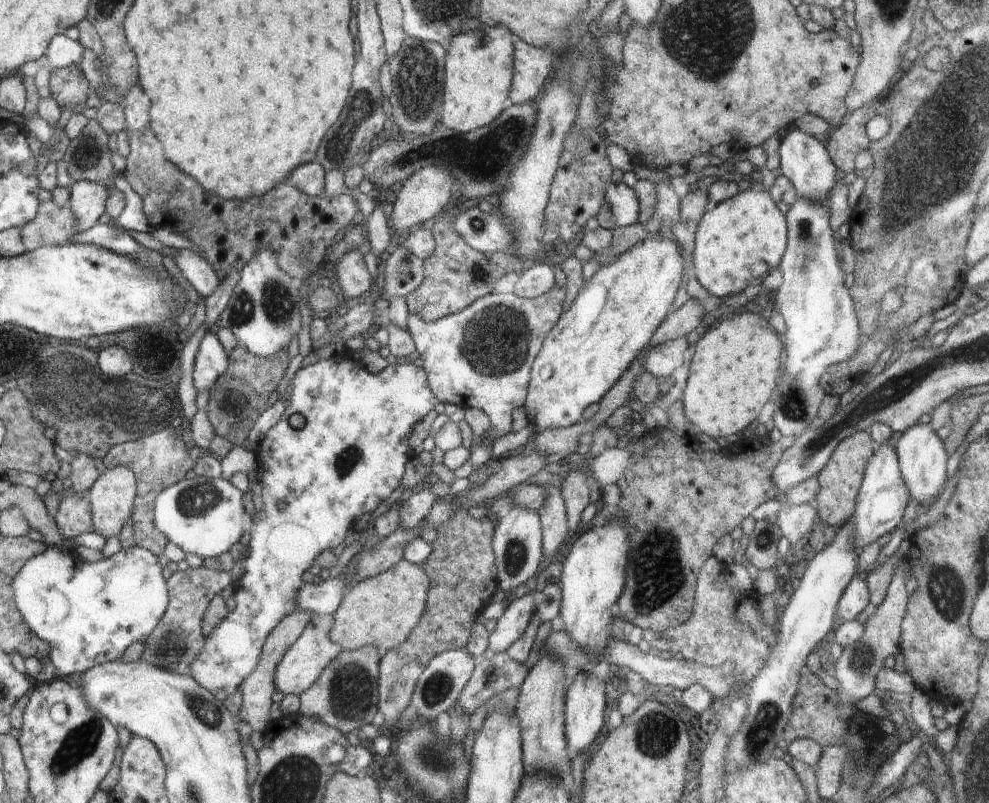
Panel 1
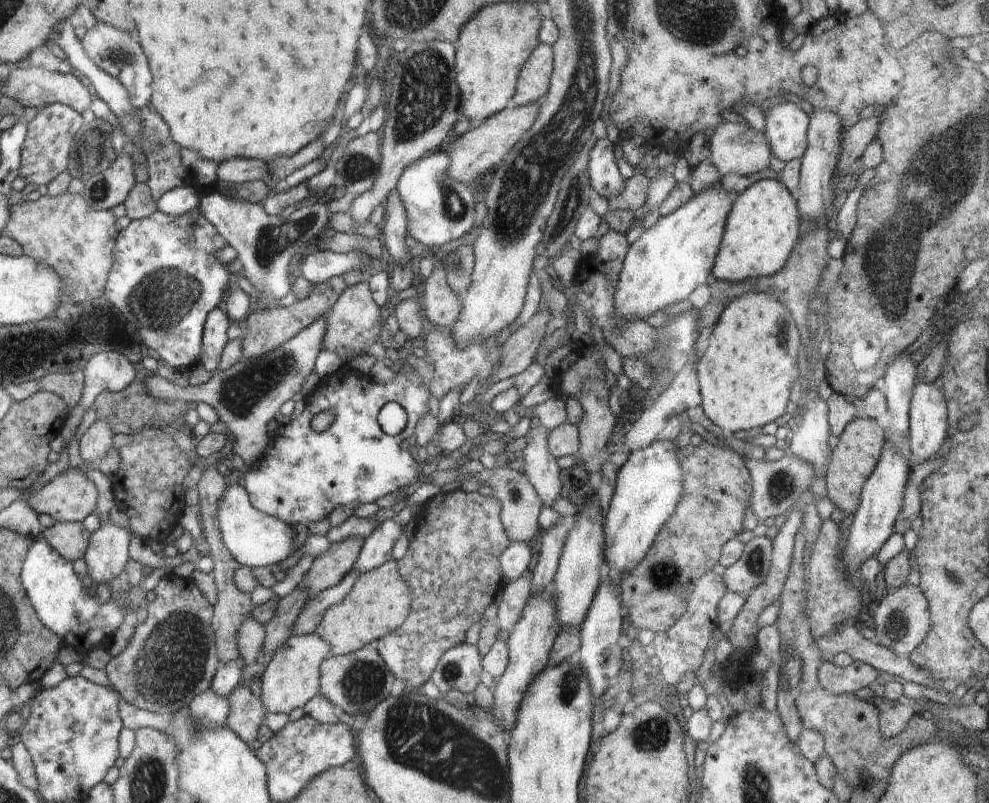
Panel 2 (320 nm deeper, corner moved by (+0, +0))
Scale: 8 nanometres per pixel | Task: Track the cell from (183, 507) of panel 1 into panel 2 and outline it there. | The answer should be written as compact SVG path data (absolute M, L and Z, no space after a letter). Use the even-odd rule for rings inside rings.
M230 485L219 502L219 525L221 535L230 554L240 565L266 566L270 569L294 552L292 528L281 518L273 517L254 508L247 490L242 485Z

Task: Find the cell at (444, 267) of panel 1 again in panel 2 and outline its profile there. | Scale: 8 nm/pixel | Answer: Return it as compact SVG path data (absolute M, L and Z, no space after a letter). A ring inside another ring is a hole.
M442 264L439 268L434 268L424 281L420 293L422 313L432 325L451 329L458 320L462 299L447 285Z

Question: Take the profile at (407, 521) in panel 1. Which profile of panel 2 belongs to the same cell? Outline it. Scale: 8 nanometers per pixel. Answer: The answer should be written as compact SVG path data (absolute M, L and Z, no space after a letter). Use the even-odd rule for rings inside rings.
M392 519L376 524L374 530L364 538L362 552L355 562L354 568L358 575L366 574L391 559L392 548L400 536L401 527Z

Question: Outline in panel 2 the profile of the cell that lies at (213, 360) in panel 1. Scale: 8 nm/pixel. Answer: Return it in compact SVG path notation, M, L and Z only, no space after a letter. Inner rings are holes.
M216 307L208 313L203 328L200 361L203 367L210 372L218 370L222 350L229 340L226 335L229 326L229 316L224 308Z

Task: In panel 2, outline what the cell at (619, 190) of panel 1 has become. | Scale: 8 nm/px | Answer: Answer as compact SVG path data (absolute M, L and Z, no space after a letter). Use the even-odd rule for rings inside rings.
M608 138L597 139L589 152L587 173L592 188L600 196L618 194L625 183L625 178L618 171L614 157L614 144Z

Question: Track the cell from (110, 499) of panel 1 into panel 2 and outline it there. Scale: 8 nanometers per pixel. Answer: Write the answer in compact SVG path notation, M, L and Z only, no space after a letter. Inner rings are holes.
M110 518L91 533L84 562L92 589L97 590L100 584L108 584L125 569L131 559L131 535L119 523Z

